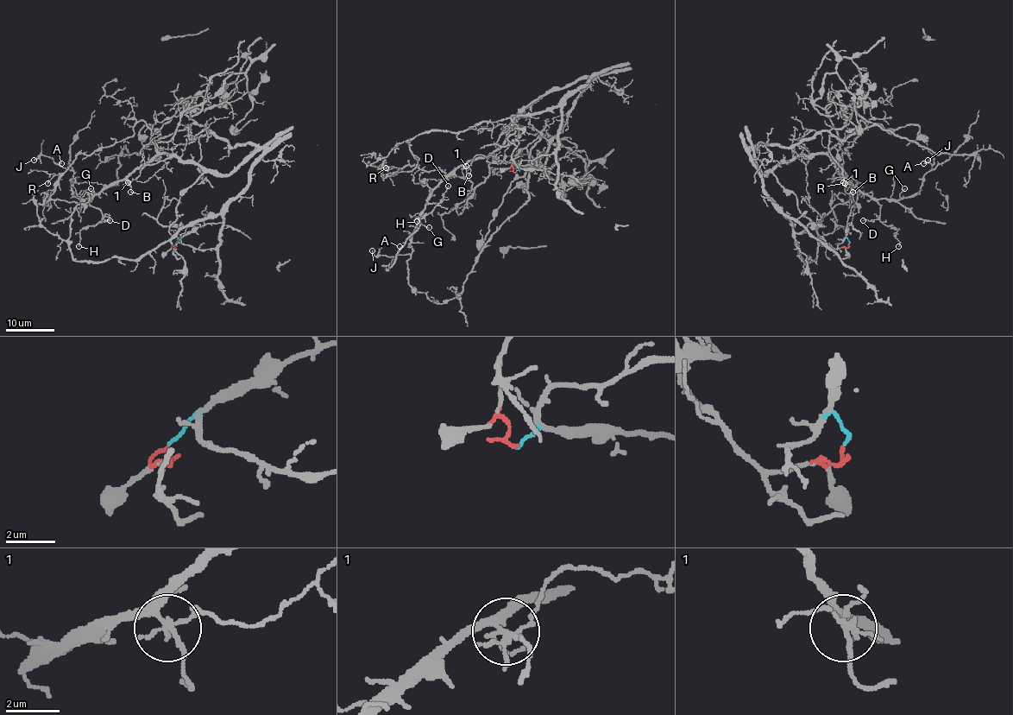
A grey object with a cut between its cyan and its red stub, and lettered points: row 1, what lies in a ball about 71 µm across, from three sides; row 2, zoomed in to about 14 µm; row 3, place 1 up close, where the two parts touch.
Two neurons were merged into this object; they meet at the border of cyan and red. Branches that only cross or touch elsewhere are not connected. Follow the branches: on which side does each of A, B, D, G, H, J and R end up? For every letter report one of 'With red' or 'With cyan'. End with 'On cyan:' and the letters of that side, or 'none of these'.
A: With red
B: With red
D: With red
G: With red
H: With red
J: With red
R: With red
On cyan: none of these

